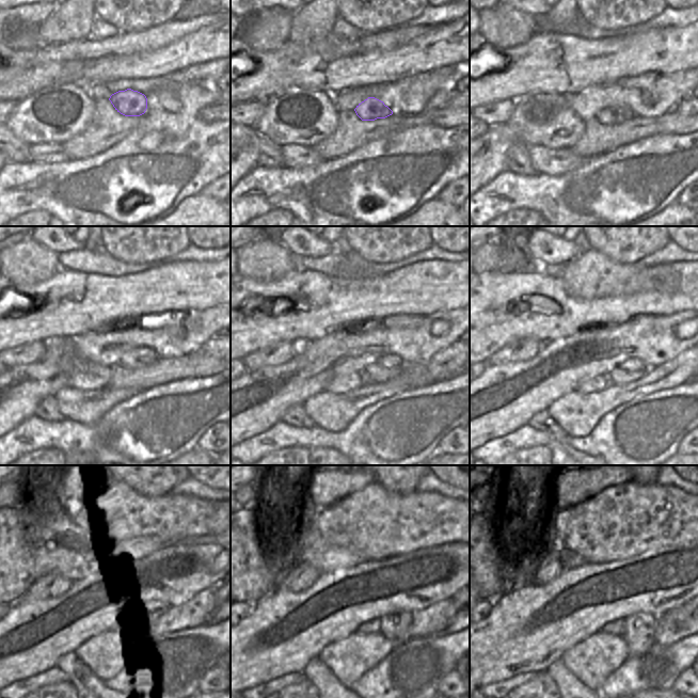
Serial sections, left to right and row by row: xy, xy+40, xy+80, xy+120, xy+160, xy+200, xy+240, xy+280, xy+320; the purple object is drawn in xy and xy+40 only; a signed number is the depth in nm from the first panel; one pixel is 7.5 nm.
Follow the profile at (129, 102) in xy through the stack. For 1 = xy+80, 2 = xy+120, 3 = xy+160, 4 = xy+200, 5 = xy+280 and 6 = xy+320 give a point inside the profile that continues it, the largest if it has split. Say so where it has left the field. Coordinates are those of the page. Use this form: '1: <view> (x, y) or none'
1: xy+80 (617, 114)
2: xy+120 (140, 357)
3: xy+160 (387, 367)
4: xy+200 (631, 369)
5: xy+280 (396, 627)
6: xy+320 (639, 633)

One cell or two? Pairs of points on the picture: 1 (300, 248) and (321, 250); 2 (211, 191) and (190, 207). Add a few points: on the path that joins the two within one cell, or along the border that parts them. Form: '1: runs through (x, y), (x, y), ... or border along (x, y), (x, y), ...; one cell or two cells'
1: runs through (305, 248), (316, 248); one cell
2: border along (201, 192), (219, 201); two cells

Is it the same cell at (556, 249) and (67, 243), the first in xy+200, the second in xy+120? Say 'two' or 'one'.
one

